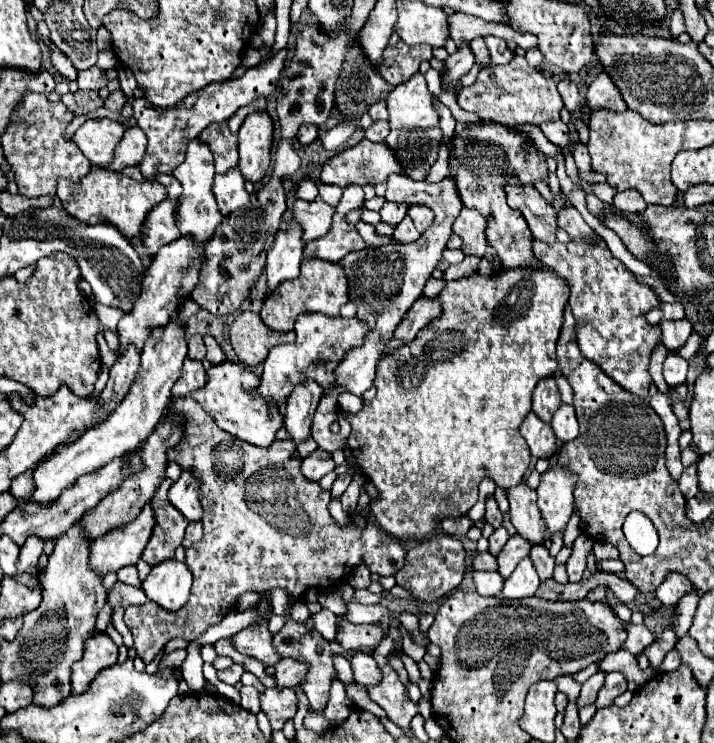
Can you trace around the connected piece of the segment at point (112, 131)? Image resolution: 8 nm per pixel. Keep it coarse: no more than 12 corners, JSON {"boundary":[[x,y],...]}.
{"boundary":[[90,118],[76,144],[96,166],[108,166],[124,126]]}

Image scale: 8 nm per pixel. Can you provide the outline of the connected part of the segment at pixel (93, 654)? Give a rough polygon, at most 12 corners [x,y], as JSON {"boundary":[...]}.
{"boundary":[[106,634],[86,642],[72,668],[72,692],[82,694],[118,658]]}

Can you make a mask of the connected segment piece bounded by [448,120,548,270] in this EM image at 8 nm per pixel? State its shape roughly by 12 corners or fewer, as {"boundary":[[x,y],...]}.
{"boundary":[[492,120],[450,144],[462,204],[502,268],[544,268],[504,186],[548,184],[546,154]]}

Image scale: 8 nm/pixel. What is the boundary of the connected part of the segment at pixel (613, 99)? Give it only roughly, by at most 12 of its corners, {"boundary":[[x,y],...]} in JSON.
{"boundary":[[604,72],[590,84],[586,106],[624,112],[622,96]]}

